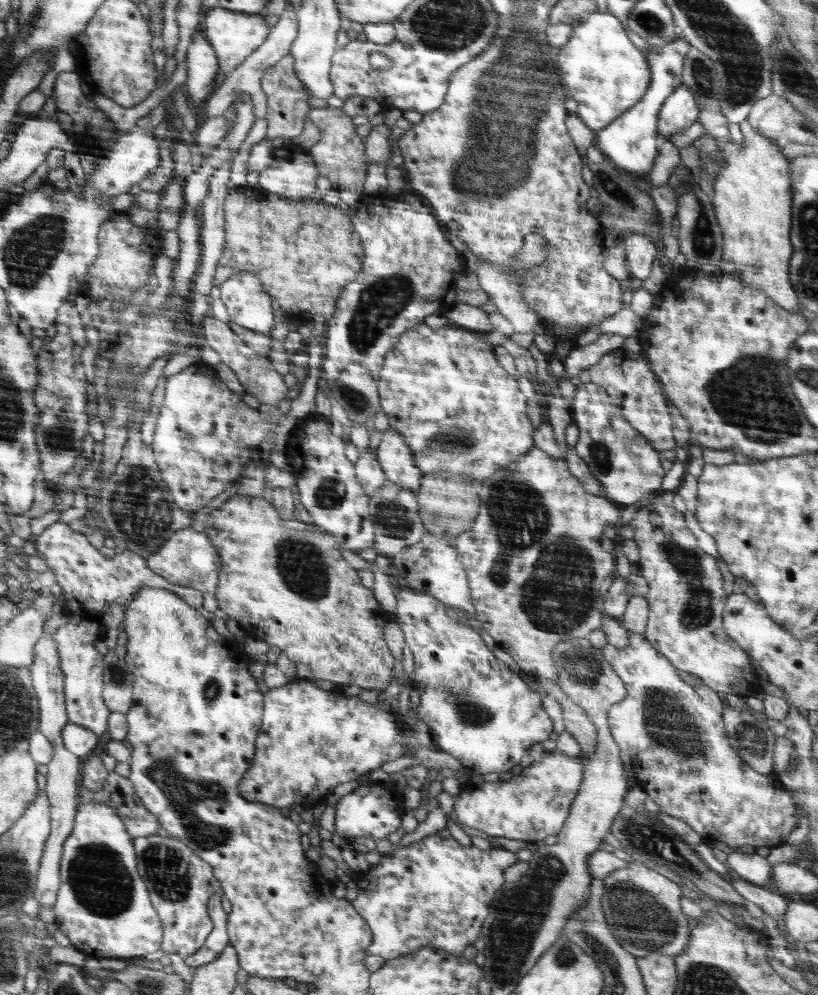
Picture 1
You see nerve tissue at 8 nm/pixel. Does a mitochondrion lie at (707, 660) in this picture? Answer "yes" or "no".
no

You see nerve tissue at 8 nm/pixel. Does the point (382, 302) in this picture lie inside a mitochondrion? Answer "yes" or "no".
yes

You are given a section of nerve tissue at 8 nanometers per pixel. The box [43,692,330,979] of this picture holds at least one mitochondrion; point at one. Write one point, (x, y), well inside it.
(102, 881)

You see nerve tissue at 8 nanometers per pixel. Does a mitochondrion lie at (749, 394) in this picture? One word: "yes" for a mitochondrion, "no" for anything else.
yes

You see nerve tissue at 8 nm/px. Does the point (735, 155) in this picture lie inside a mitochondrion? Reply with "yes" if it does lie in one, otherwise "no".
no

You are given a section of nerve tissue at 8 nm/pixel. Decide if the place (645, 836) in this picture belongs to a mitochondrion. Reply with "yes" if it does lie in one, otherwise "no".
yes

